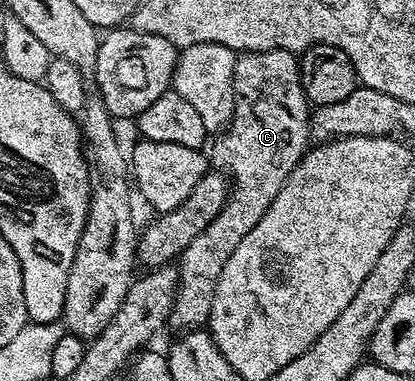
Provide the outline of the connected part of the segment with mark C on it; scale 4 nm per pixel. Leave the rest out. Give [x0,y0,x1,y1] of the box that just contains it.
[168,49,312,331]

